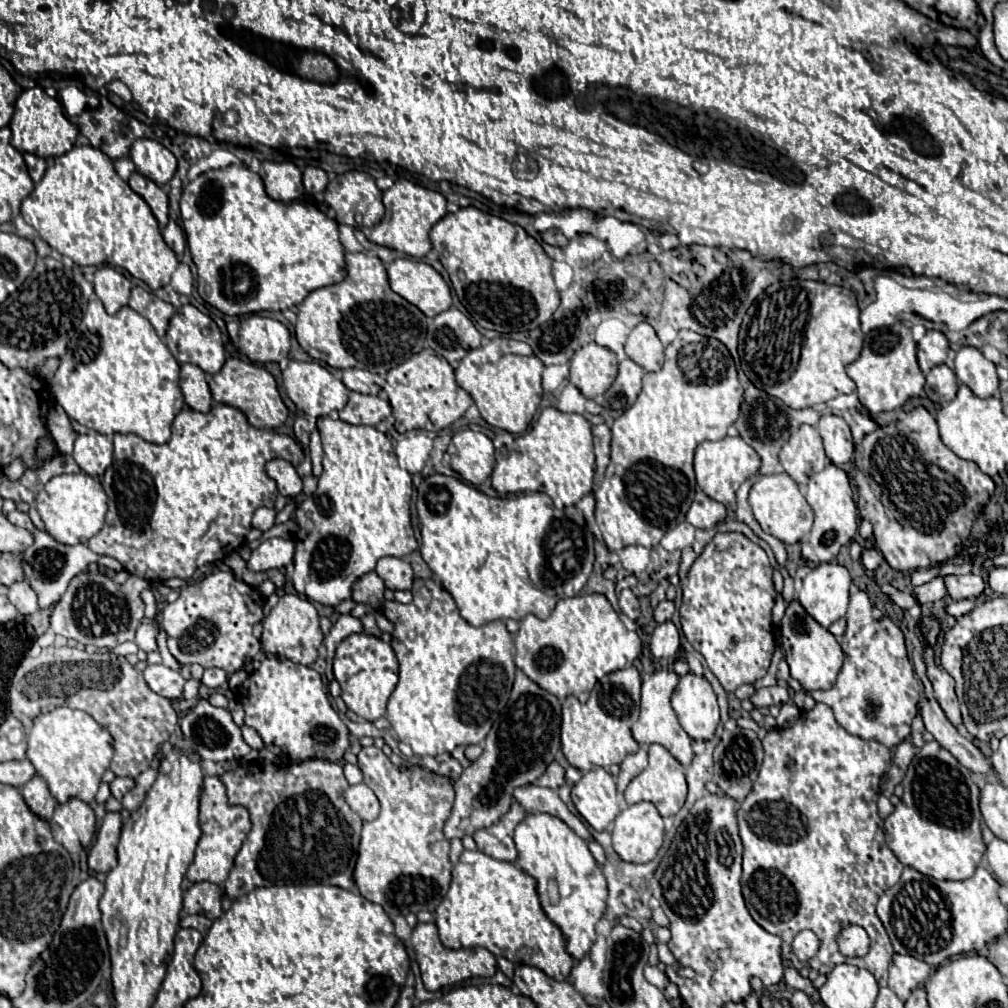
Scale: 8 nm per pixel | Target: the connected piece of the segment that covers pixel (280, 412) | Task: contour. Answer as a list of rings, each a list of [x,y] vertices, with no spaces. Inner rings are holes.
[[[228,358],[224,368],[214,374],[208,384],[216,404],[228,404],[232,408],[238,408],[248,418],[248,424],[254,428],[280,428],[288,418],[288,408],[278,394],[274,376],[260,364],[244,362],[240,358]]]

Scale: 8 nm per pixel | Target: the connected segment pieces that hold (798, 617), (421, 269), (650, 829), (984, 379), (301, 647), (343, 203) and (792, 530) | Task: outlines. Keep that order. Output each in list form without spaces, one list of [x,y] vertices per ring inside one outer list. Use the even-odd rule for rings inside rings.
[[[792,602],[786,608],[782,620],[782,644],[790,674],[804,686],[804,690],[828,690],[834,686],[836,676],[842,668],[844,652],[836,638],[826,628],[822,628],[798,602]]]
[[[412,258],[394,260],[388,266],[388,282],[396,294],[412,302],[430,318],[452,306],[448,284],[426,262]]]
[[[650,802],[622,810],[614,820],[612,844],[624,862],[650,862],[664,840],[664,822]]]
[[[962,346],[958,350],[954,360],[954,374],[978,398],[990,398],[998,390],[996,366],[972,346]]]
[[[298,594],[280,596],[278,604],[270,610],[270,614],[262,622],[260,642],[262,642],[264,652],[268,652],[268,654],[278,654],[296,664],[310,666],[318,658],[318,648],[324,642],[324,634],[320,630],[318,612],[316,612],[314,604],[306,598],[300,598]]]
[[[346,172],[336,176],[328,184],[324,198],[326,204],[334,208],[338,224],[356,228],[356,214],[362,214],[362,224],[372,228],[384,218],[382,192],[366,172]]]
[[[768,474],[760,476],[752,488],[750,488],[750,508],[754,512],[754,518],[762,526],[766,534],[772,534],[774,538],[782,540],[784,544],[796,544],[800,542],[812,528],[814,512],[806,498],[800,494],[798,484],[788,474]]]

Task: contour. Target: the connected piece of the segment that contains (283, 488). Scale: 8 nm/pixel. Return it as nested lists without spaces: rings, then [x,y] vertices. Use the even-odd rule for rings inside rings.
[[[272,458],[266,464],[266,474],[278,484],[280,494],[294,498],[302,492],[302,480],[290,462],[286,462],[282,458]]]

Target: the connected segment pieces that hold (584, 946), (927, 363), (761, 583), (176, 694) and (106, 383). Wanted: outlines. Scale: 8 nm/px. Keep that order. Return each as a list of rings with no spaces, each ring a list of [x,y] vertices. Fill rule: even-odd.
[[[528,814],[524,822],[516,826],[514,834],[518,860],[516,866],[530,874],[536,880],[538,896],[542,910],[546,916],[562,930],[566,938],[566,952],[576,960],[584,960],[596,942],[596,924],[604,916],[608,888],[606,880],[596,866],[594,856],[588,850],[588,844],[574,834],[560,818],[550,814]],[[556,880],[560,898],[558,902],[550,902],[548,898],[548,882]]]
[[[928,330],[926,336],[918,342],[918,366],[924,374],[928,374],[930,368],[938,366],[938,364],[944,364],[946,362],[946,356],[948,356],[948,340],[942,332],[938,330]]]
[[[718,532],[712,542],[694,560],[688,572],[688,584],[684,586],[680,624],[688,642],[704,656],[712,674],[720,680],[726,692],[734,692],[738,686],[764,678],[774,654],[772,636],[772,608],[774,608],[774,582],[772,566],[766,552],[740,532]]]
[[[159,652],[147,654],[148,665],[143,674],[144,678],[146,678],[146,684],[150,686],[150,690],[154,690],[160,696],[166,696],[170,700],[180,698],[186,680],[182,678],[180,672],[164,666],[163,662],[152,662],[154,658],[158,660],[158,654]]]
[[[94,300],[88,304],[56,376],[48,382],[48,390],[70,420],[90,430],[104,436],[136,434],[146,442],[166,444],[170,426],[186,404],[178,376],[180,364],[144,316],[130,306],[110,316],[102,302]]]

